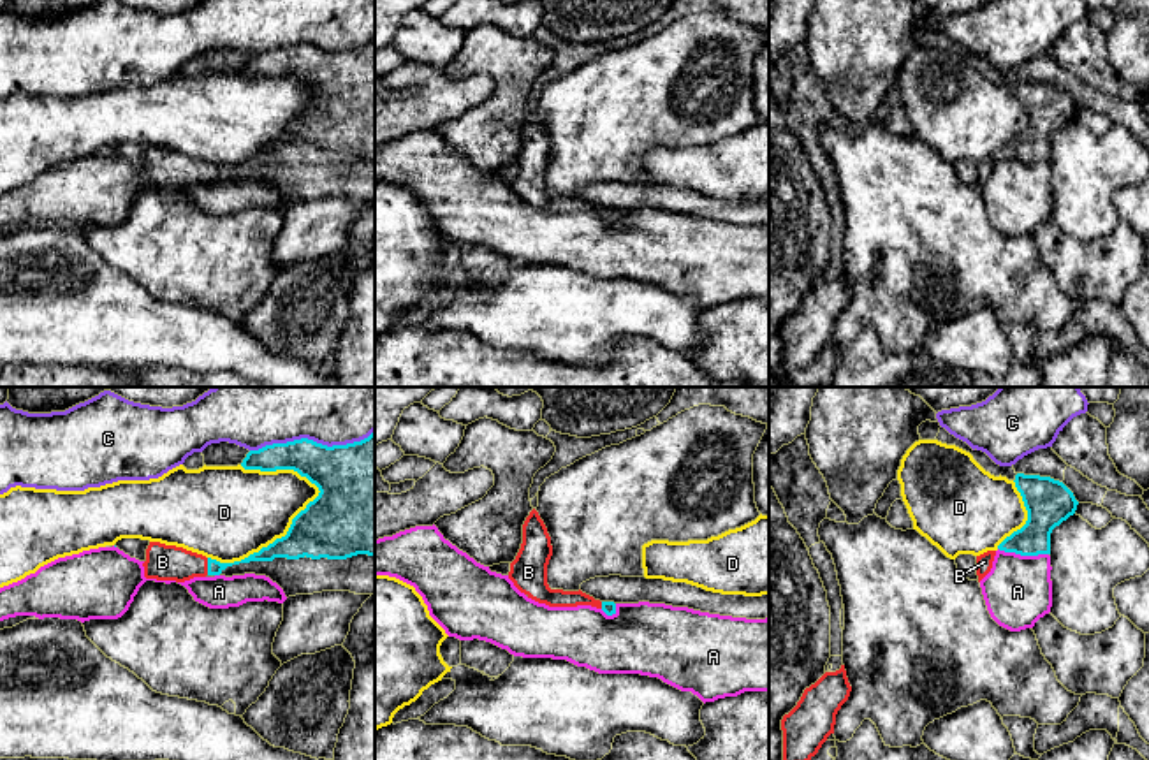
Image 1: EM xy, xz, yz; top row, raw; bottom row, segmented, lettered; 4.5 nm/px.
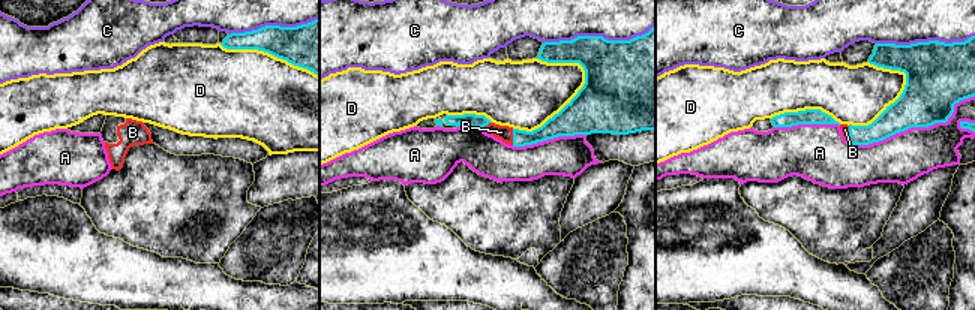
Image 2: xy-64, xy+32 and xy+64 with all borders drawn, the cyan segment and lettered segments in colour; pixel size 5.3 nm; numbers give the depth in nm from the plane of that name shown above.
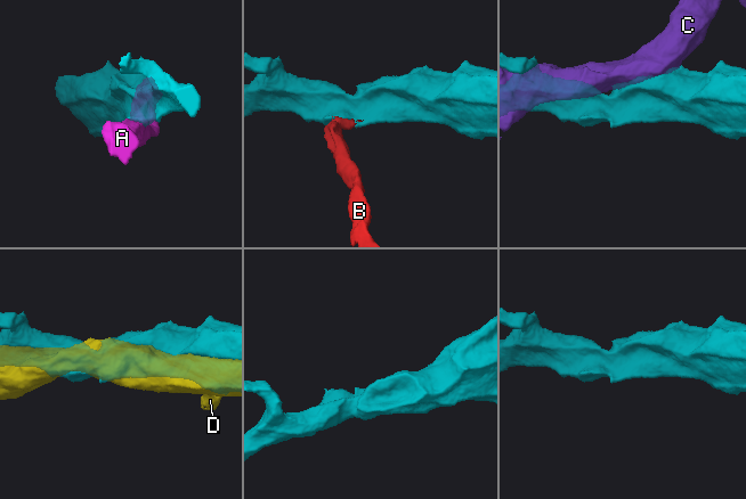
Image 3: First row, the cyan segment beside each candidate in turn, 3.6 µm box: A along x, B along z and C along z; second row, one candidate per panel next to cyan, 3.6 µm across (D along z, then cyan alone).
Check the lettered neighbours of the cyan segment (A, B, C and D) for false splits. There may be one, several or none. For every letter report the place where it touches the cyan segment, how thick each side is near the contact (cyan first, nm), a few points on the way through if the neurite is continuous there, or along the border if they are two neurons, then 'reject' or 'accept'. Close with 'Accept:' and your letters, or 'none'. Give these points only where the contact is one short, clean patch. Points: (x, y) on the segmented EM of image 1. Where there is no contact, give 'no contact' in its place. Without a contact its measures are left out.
A: contact yz (1023, 555); calibres 190 and 320 nm; reject
B: contact xy (208, 567); calibres 70 and 160 nm; way xy (215, 567), (208, 567), (162, 562); accept
C: contact xy (312, 440); calibres 320 and 500 nm; reject
D: contact xy (270, 544); calibres 260 and 440 nm; reject
Accept: B

